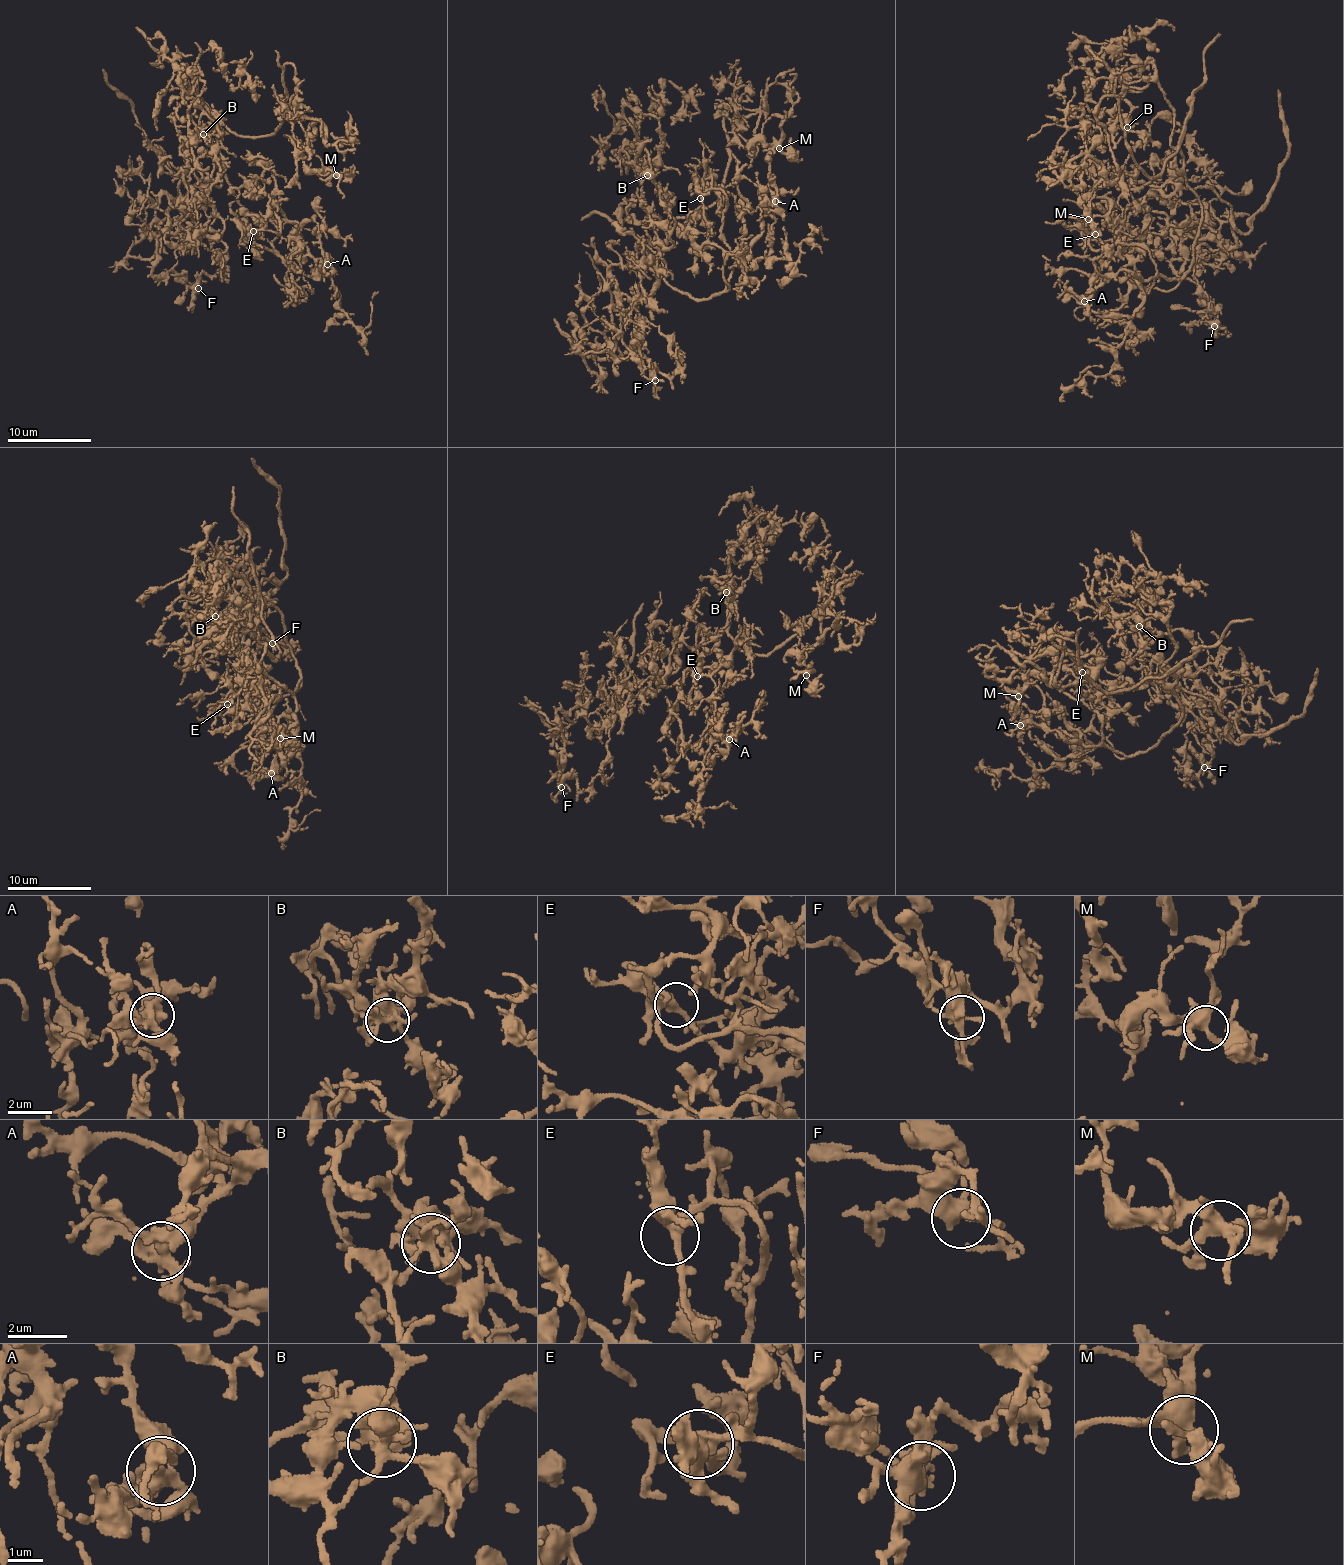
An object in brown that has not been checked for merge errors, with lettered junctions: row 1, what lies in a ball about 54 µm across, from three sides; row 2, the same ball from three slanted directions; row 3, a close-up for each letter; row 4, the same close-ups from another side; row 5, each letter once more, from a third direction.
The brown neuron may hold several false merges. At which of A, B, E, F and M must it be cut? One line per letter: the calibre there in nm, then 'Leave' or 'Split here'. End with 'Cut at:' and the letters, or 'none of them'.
A: Thickness 360 nm. Leave
B: Thickness 320 nm. Leave
E: Thickness 320 nm. Leave
F: Thickness 400 nm. Leave
M: Thickness 400 nm. Leave
Cut at: none of them

